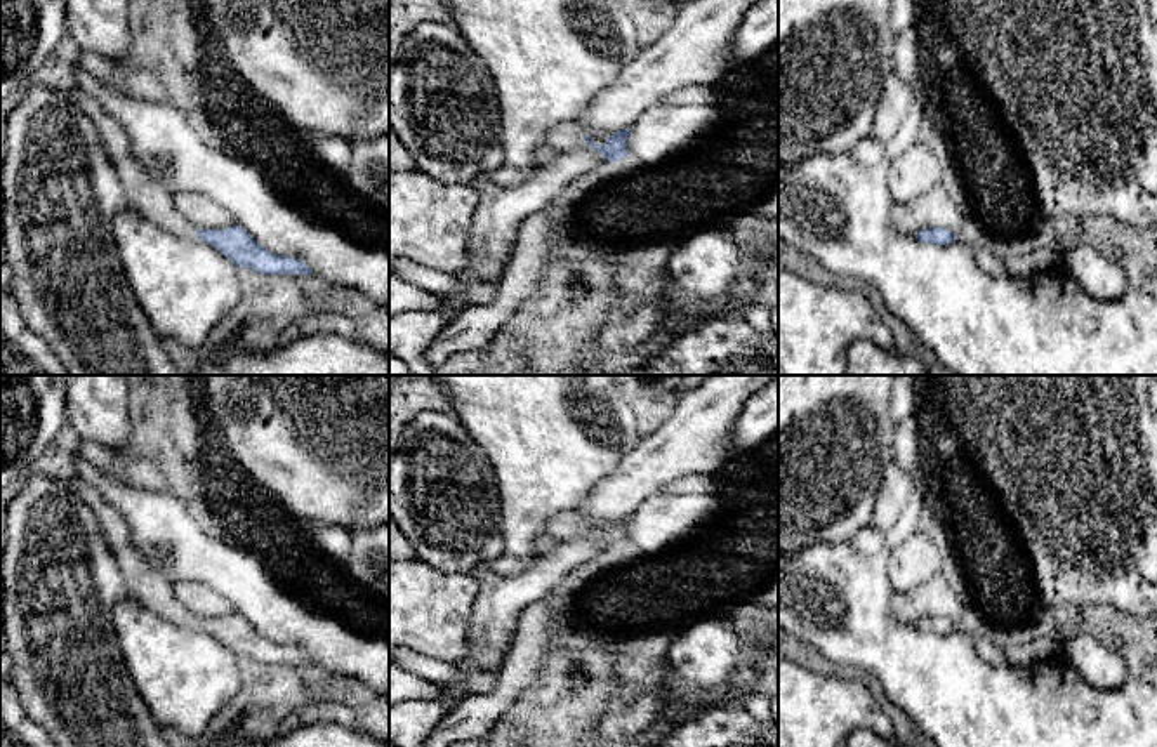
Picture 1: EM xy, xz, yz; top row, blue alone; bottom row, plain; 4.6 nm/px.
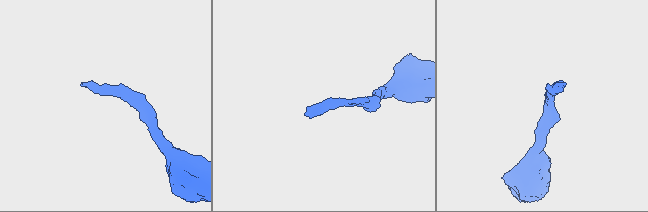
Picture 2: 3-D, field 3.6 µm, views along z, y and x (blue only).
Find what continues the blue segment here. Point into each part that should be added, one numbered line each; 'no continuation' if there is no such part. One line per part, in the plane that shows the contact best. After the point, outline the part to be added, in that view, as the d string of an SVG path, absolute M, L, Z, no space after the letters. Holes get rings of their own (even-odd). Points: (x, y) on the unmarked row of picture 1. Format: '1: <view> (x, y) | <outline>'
1: xy (145, 584) | M76 478L69 483L82 502L94 511L130 596L175 625L196 627L195 615L179 605L165 577L132 545L127 521L90 485Z

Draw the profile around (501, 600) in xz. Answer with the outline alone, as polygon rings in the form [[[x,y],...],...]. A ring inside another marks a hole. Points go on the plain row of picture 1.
[[[584,535],[559,540],[559,544],[547,554],[537,554],[533,563],[516,573],[500,575],[483,565],[476,566],[473,572],[478,580],[478,596],[471,611],[471,620],[467,627],[467,655],[457,662],[459,667],[469,671],[485,671],[497,674],[504,665],[523,610],[552,592],[559,582],[572,575],[575,570],[587,570],[596,566],[610,556],[610,551],[599,544],[599,540]]]

